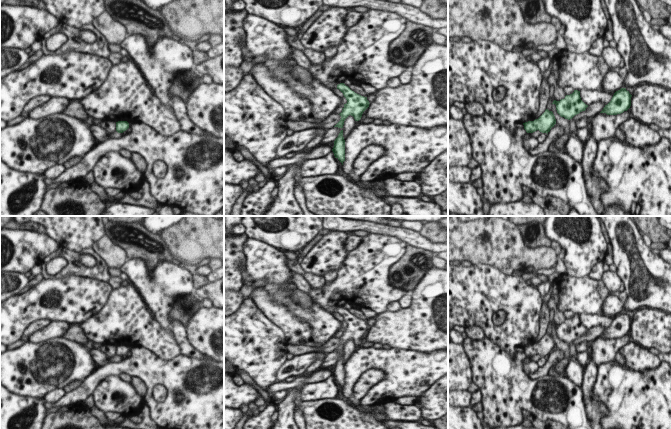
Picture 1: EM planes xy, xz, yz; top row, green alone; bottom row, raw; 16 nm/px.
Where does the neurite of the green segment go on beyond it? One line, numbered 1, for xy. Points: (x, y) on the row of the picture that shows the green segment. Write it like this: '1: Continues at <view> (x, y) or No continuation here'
1: No continuation here

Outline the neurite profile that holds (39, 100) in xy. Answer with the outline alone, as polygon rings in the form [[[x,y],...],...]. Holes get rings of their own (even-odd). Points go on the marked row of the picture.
[[[42,95],[37,96],[31,100],[25,105],[25,108],[23,109],[21,116],[23,118],[26,118],[29,116],[29,112],[33,110],[35,107],[41,106],[42,104],[46,103],[48,100],[50,100],[49,96]]]

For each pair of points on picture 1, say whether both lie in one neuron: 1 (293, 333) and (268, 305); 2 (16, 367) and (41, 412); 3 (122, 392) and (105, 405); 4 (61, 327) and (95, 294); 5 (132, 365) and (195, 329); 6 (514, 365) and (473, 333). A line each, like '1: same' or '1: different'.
1: same
2: different
3: same
4: different
5: different
6: different

